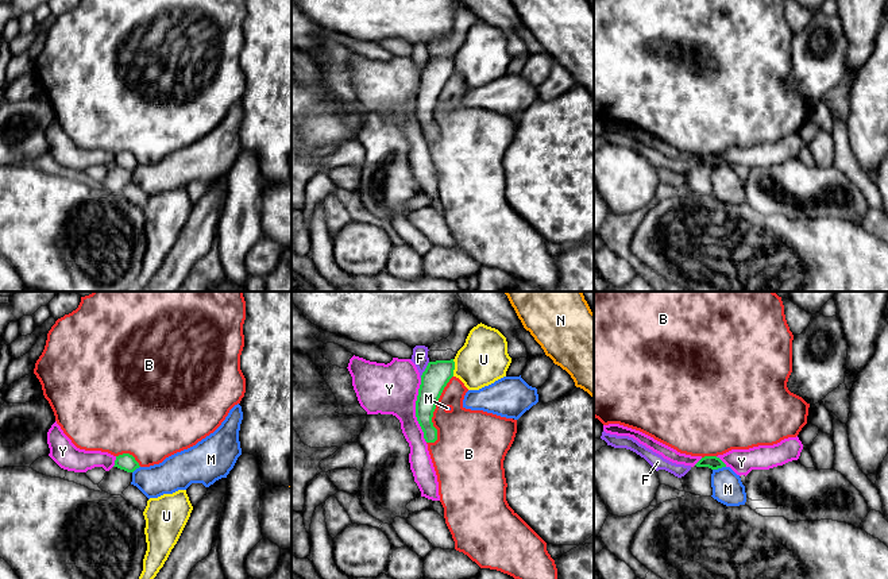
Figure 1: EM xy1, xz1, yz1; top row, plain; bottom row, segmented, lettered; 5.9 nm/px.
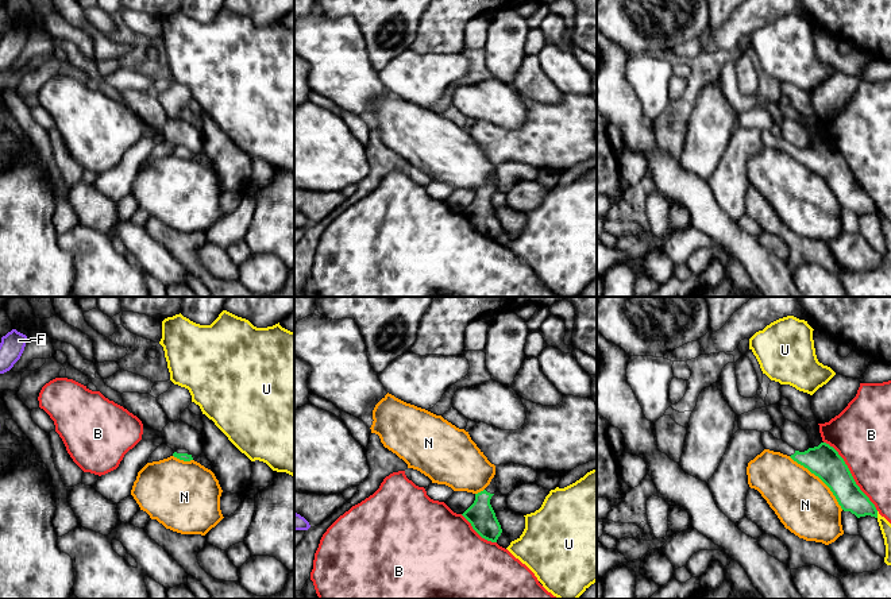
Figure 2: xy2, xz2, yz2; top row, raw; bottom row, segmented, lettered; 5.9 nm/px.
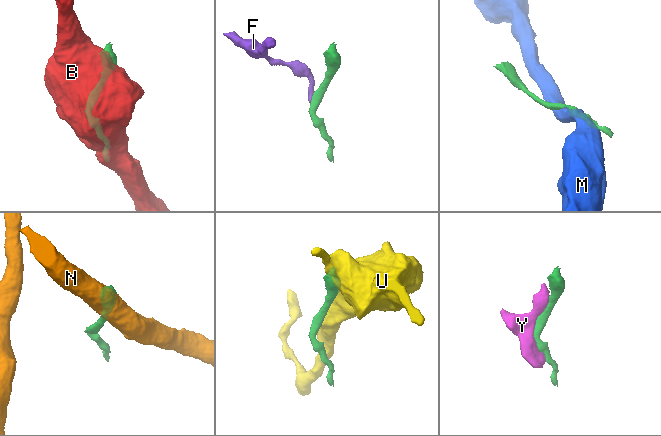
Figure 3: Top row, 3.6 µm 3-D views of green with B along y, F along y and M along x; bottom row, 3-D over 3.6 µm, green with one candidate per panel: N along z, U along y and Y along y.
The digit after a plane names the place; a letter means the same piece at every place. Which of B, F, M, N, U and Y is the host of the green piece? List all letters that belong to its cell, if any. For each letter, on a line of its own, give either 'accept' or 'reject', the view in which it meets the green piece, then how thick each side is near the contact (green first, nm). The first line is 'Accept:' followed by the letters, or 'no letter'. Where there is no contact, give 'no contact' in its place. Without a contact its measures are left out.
Accept: no letter
B: reject; meets green in xz1; 160 nm thick on the green side, 340 nm on the other
F: reject; meets green in xz1; 160 nm thick on the green side, 100 nm on the other
M: reject; meets green in yz1; 80 nm thick on the green side, 190 nm on the other
N: reject; meets green in yz2; 190 nm thick on the green side, 360 nm on the other
U: reject; meets green in xz1; 160 nm thick on the green side, 300 nm on the other
Y: reject; meets green in xz1; 160 nm thick on the green side, 300 nm on the other

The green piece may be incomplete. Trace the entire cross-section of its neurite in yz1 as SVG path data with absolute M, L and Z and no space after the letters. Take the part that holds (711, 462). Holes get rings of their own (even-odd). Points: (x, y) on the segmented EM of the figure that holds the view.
M704 456L696 464L696 467L709 467L711 470L718 470L726 467L726 464L717 456Z

